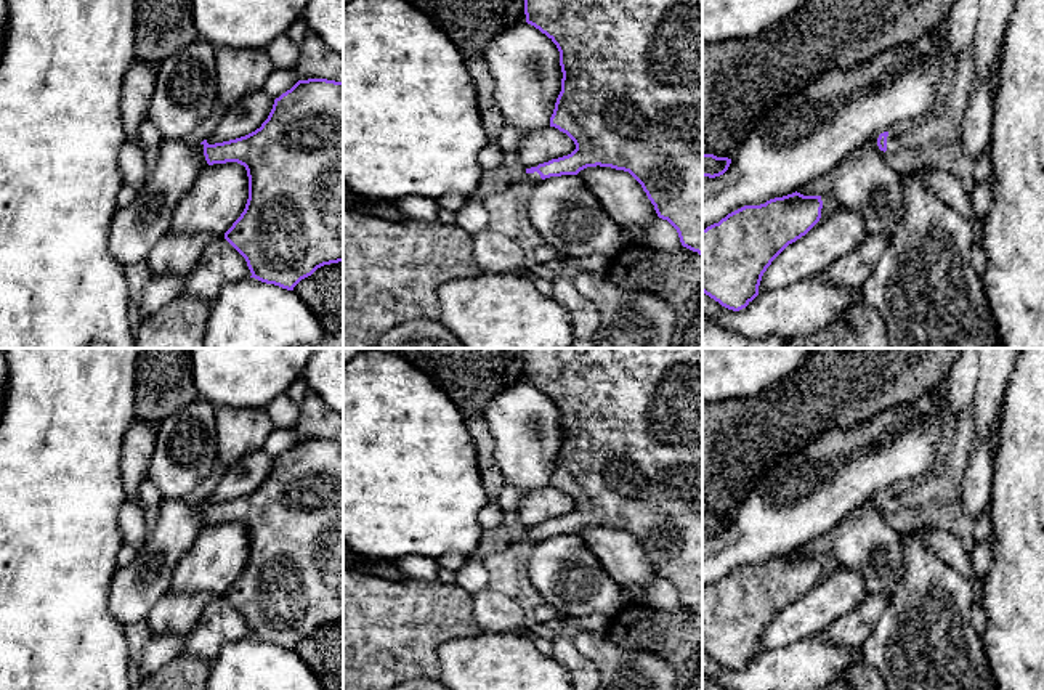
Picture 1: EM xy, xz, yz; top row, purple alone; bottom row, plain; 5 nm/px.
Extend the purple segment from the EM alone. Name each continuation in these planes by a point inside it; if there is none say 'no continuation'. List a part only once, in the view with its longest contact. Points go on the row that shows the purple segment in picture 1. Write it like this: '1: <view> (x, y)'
1: yz (895, 140)

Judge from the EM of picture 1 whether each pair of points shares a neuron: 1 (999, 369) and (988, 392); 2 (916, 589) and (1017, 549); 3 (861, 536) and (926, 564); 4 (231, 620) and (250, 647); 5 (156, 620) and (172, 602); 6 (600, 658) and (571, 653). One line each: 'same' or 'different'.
1: same
2: different
3: different
4: different
5: same
6: different

